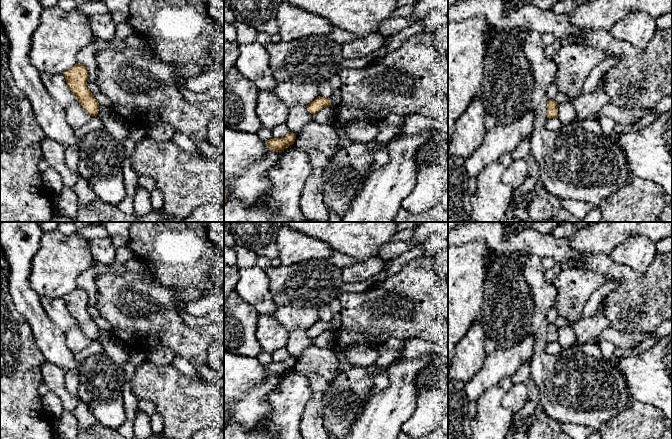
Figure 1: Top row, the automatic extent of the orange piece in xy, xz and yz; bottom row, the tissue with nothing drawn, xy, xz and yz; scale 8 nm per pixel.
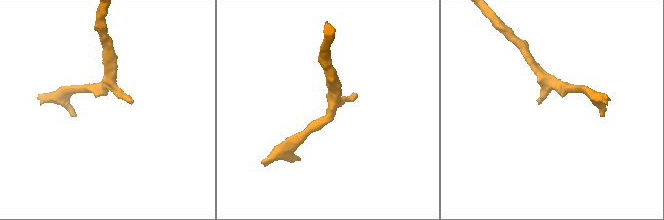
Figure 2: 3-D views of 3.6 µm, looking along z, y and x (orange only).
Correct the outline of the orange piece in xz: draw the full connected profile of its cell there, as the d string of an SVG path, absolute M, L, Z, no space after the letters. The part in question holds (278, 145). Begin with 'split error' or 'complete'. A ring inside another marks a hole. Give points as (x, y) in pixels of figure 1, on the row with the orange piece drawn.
complete | M290 132L287 136L282 138L272 138L266 142L267 147L270 150L282 153L282 151L288 148L290 145L293 145L296 139L296 134Z

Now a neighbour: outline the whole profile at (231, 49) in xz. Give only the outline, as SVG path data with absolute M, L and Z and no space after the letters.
M224 39L224 77L235 66L235 62L239 56L239 44L237 41L231 42Z

